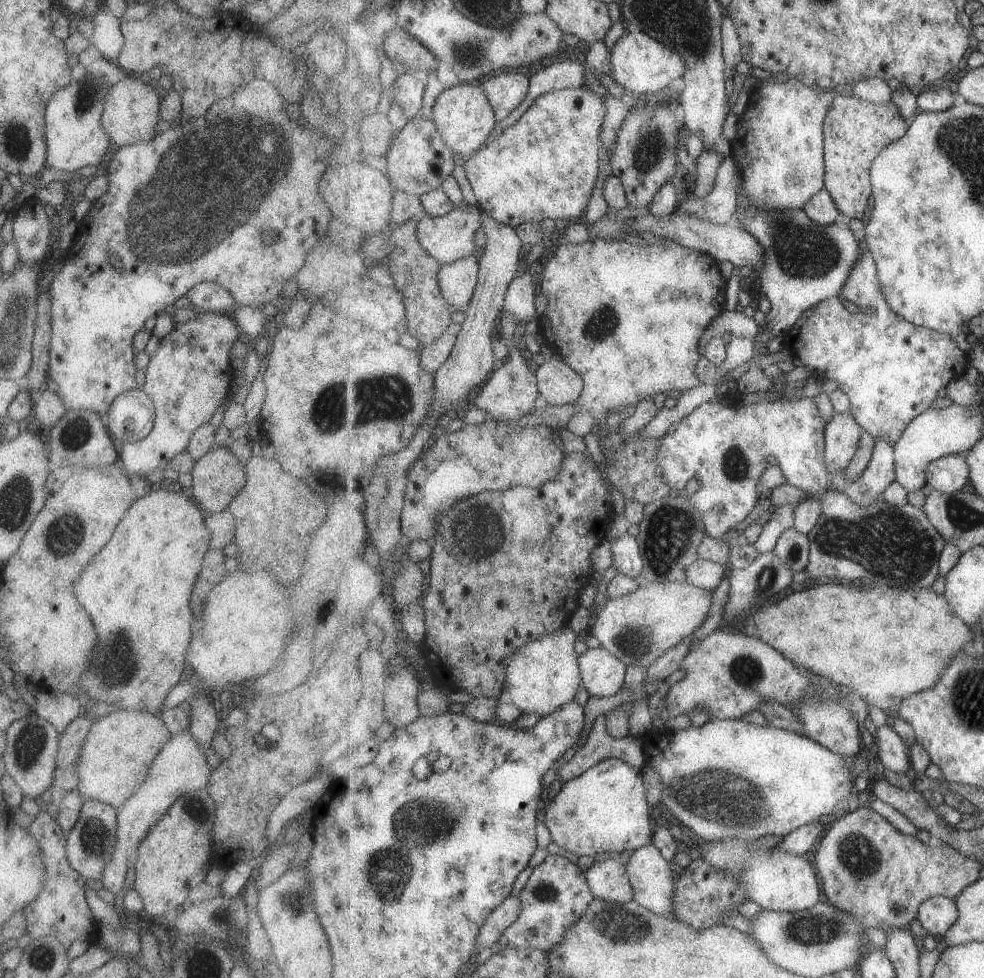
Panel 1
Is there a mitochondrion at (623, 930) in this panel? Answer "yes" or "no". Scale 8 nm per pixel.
yes

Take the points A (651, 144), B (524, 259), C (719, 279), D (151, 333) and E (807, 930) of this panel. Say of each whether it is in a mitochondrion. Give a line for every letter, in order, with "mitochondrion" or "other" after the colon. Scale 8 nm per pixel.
A: mitochondrion
B: other
C: other
D: other
E: mitochondrion

